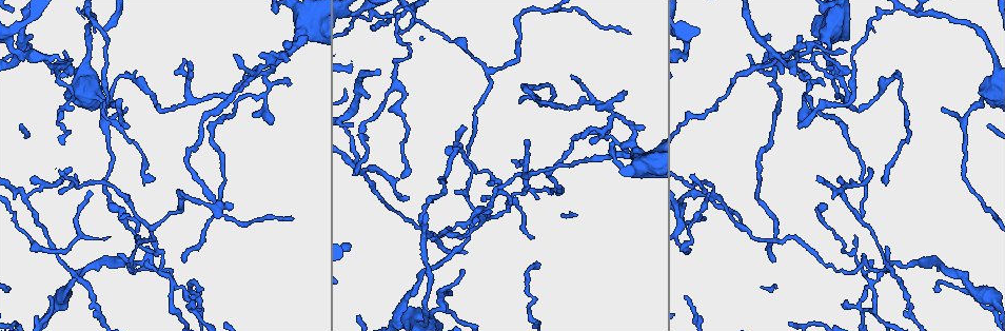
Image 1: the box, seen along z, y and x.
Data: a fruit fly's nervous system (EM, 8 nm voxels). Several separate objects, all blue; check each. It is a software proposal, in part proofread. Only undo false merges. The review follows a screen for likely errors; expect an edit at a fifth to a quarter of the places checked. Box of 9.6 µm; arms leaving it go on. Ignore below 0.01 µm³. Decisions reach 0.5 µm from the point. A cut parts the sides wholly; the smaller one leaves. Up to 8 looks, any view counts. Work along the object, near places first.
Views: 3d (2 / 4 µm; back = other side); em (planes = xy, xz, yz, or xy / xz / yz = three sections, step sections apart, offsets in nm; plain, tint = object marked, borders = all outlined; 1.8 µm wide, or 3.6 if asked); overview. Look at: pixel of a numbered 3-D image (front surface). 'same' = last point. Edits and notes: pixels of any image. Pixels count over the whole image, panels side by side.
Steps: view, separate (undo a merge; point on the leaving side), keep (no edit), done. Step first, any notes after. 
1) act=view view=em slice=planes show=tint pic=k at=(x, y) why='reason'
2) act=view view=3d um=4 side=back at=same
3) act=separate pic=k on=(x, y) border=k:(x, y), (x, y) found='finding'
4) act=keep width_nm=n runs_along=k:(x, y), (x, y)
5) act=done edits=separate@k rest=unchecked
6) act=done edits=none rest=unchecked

act=view view=em slice=yz step=8 show=tint pic=1 at=(615, 114) why='two arms in line, one across'

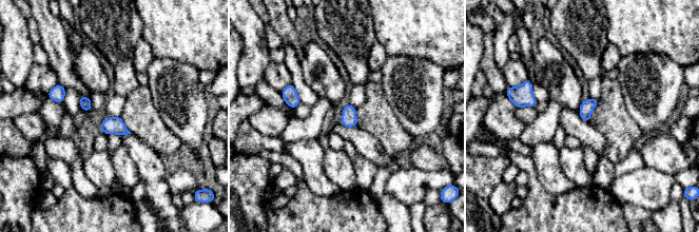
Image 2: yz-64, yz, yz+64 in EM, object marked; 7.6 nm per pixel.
act=view view=em slice=xz step=8 show=borders at=same

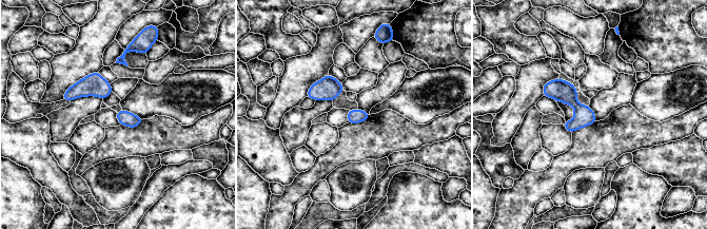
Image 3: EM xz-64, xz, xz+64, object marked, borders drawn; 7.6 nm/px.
act=keep runs_along=3:(546, 87), (561, 90), (592, 119) found='continuous, no second neuron'

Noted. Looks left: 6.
act=view view=3d um=4 pic=1 at=(757, 66) why='two arms in line, one across'

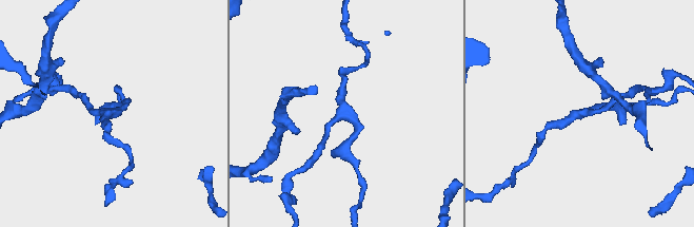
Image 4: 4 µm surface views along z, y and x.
act=view view=em slice=planes show=plain pic=4 at=(108, 110) arms=3 why='need the tissue'

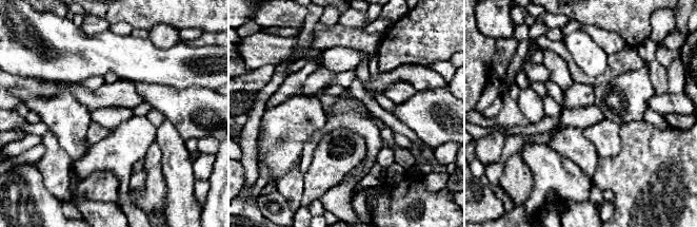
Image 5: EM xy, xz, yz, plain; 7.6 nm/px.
act=view view=em slice=planes show=tint at=same

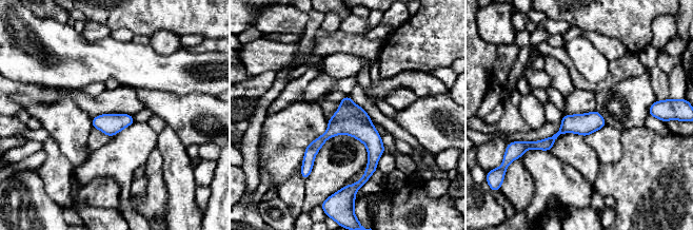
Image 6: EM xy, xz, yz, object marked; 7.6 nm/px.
act=keep runs_along=6:(347, 99), (373, 141), (367, 176) found='all the same neuron'

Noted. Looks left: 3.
act=view view=3d um=4 pic=1 at=(841, 195) why='sharp bend'

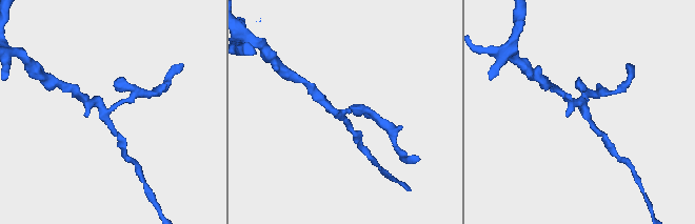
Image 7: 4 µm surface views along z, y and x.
act=view view=em slice=planes show=tint pic=7 at=(584, 114) why='need the tissue'

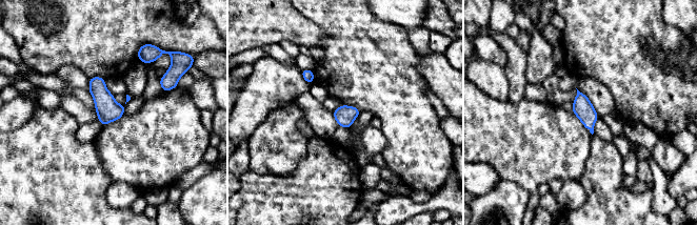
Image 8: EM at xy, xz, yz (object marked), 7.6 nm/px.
act=keep width_nm=150 found='one neuron here'

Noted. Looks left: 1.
act=done edits=none rest=unchecked

